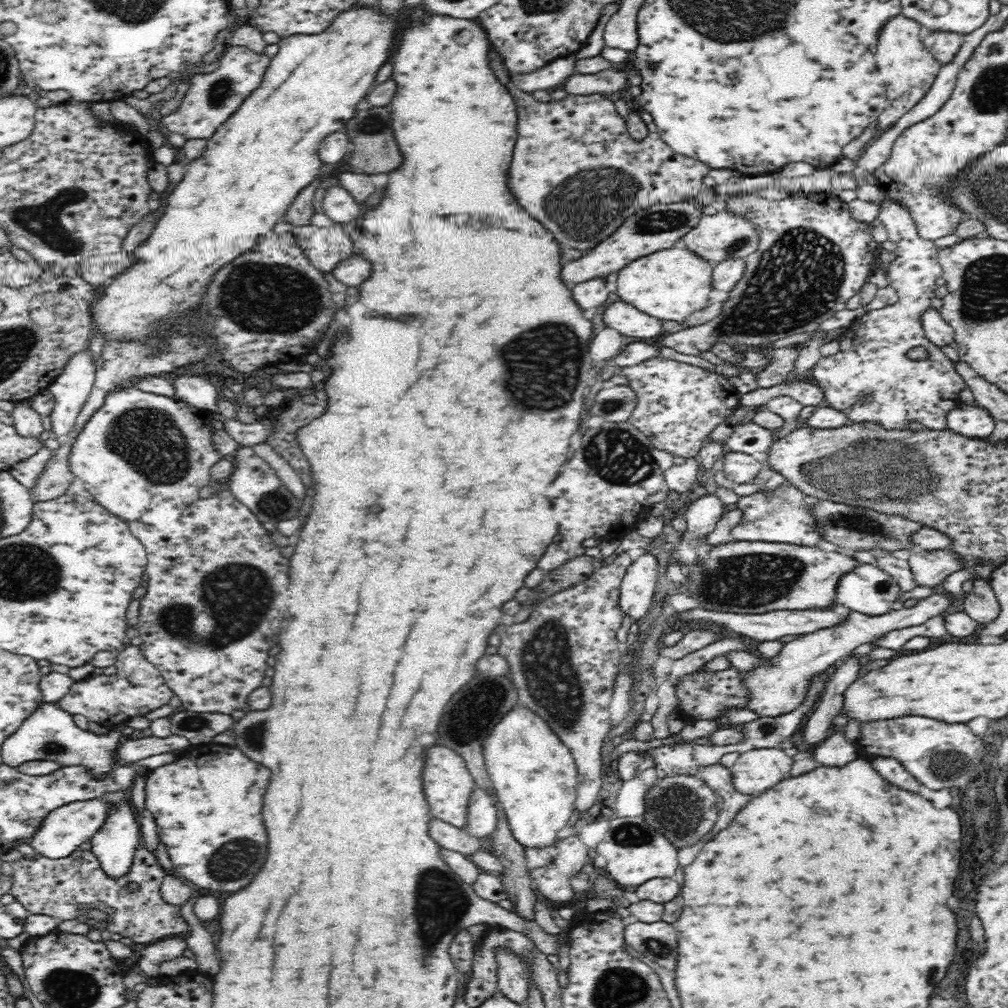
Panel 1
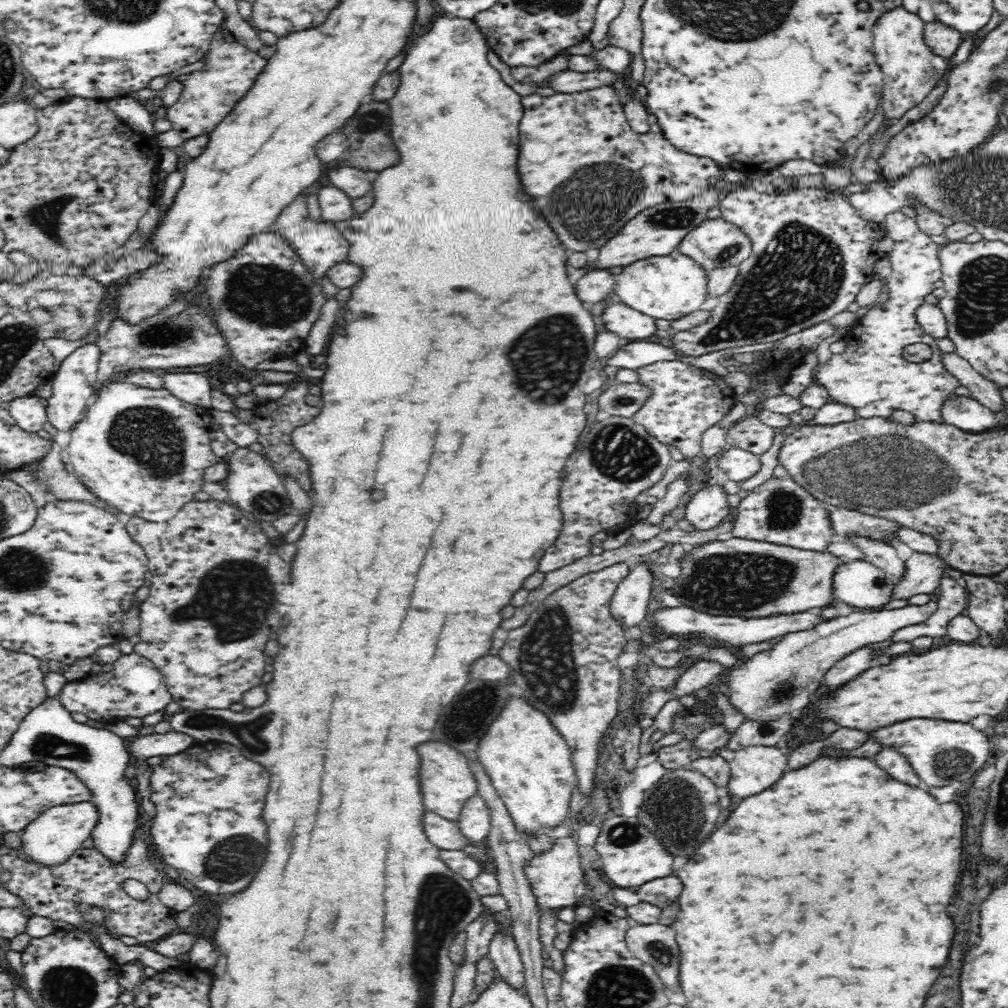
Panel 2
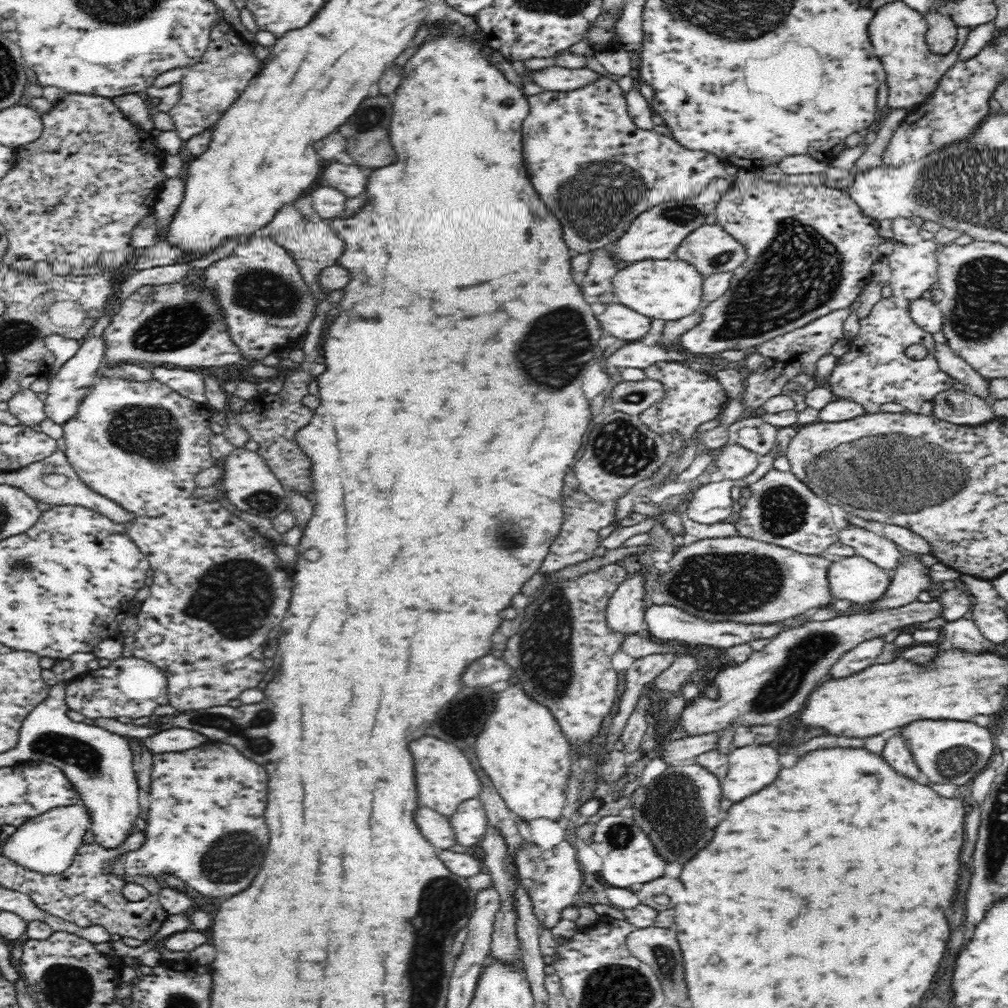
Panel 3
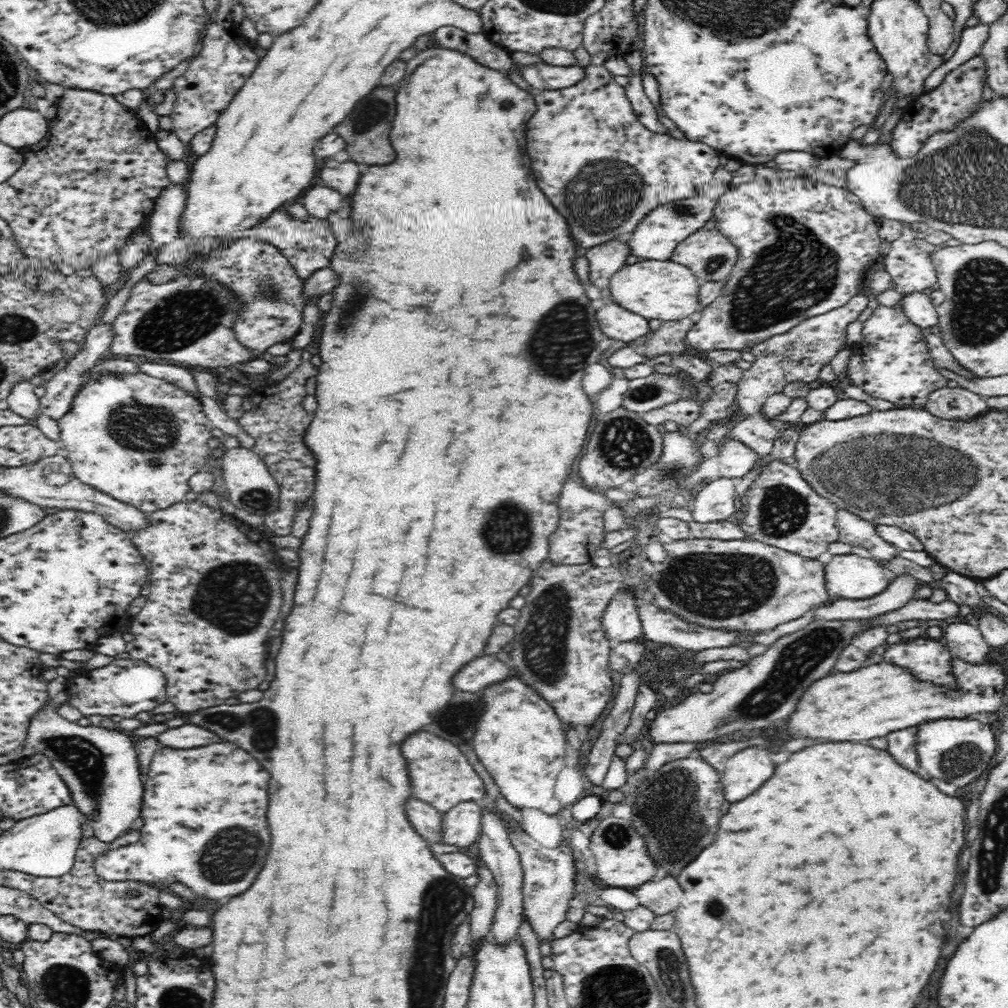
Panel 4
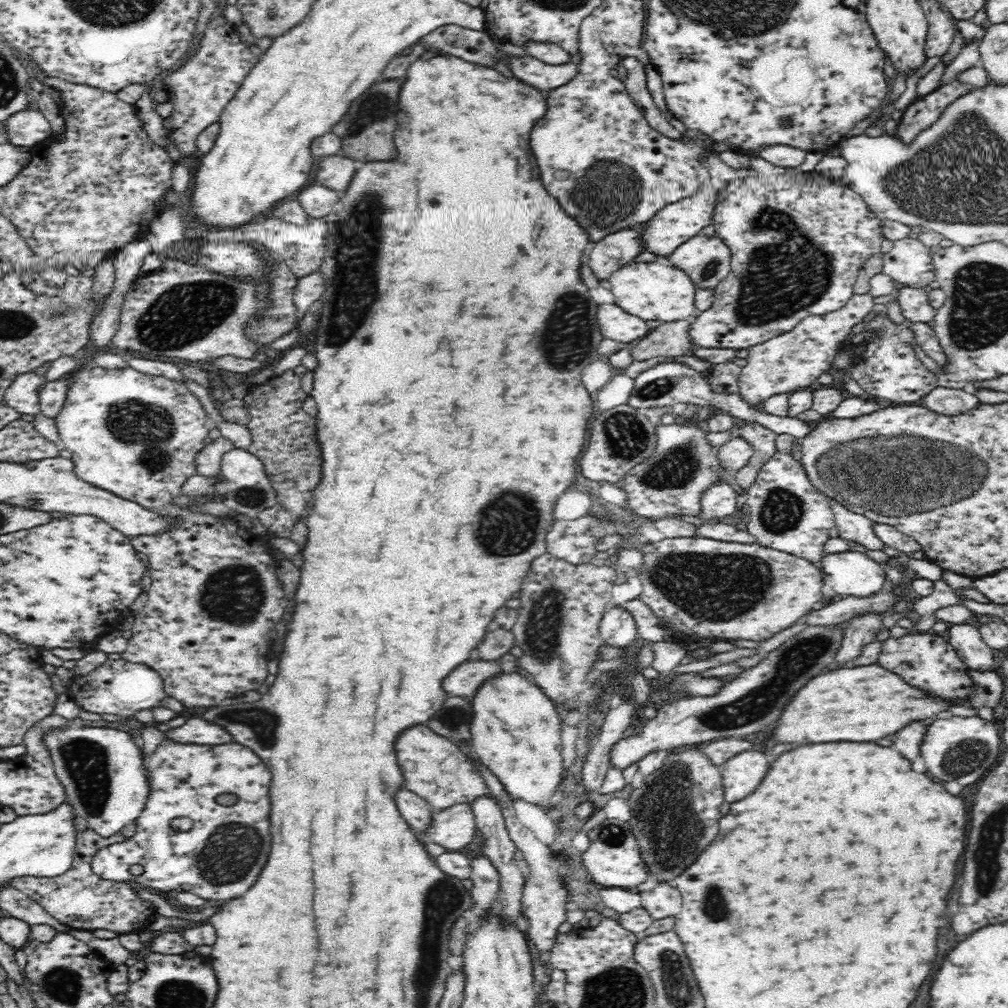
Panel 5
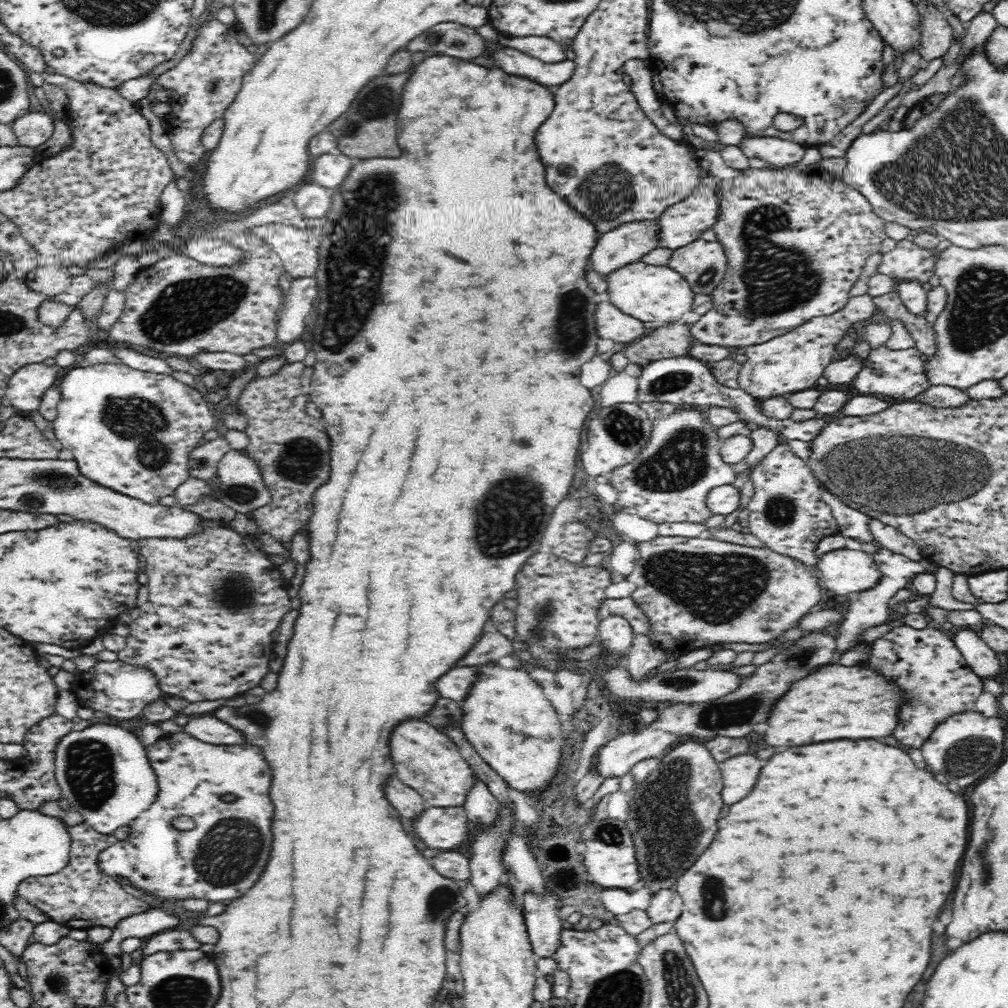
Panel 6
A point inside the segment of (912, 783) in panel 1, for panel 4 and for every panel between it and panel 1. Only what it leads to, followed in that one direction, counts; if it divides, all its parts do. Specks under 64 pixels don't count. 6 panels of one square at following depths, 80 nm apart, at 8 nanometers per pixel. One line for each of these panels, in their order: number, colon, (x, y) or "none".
2: (889, 758)
3: (897, 753)
4: (901, 744)

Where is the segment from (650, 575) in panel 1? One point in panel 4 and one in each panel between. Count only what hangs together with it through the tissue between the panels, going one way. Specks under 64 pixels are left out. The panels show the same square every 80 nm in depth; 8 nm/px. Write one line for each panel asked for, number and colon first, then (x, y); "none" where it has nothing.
2: (629, 605)
3: (625, 612)
4: (620, 622)

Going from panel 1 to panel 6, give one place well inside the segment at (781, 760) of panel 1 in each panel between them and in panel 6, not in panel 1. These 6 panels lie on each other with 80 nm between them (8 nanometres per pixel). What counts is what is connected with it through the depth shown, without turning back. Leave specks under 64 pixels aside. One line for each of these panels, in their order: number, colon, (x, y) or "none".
2: (754, 768)
3: (750, 768)
4: (743, 773)
5: (741, 774)
6: (740, 772)

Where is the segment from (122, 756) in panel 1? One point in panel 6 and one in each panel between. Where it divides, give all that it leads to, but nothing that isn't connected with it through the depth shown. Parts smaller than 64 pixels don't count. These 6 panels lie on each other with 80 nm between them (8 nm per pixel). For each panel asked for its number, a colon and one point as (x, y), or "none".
2: (157, 744)
3: (175, 739)
4: (189, 735)
5: (196, 730)
6: (208, 728)

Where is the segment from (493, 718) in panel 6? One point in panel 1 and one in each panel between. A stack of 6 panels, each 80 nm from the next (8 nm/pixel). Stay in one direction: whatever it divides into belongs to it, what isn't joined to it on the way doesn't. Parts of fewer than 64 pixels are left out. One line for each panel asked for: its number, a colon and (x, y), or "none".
1: (534, 774)
2: (529, 763)
3: (522, 749)
4: (519, 739)
5: (514, 730)

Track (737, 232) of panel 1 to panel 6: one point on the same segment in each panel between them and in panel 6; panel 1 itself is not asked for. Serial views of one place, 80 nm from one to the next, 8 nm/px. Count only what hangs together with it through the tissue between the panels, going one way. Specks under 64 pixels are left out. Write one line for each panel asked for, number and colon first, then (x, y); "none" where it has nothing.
2: (715, 243)
3: (709, 249)
4: (710, 256)
5: (706, 260)
6: (703, 264)

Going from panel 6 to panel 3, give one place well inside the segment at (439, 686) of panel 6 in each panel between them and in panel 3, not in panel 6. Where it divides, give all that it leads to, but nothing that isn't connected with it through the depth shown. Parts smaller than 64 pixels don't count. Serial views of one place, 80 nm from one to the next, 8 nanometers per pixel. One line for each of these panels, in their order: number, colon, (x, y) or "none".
3: (487, 670)
4: (485, 670)
5: (466, 679)

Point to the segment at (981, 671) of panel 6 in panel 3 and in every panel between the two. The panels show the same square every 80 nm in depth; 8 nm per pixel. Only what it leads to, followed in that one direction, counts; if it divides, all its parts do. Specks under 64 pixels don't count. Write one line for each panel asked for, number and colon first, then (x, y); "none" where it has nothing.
3: (963, 634)
4: (965, 642)
5: (966, 639)

